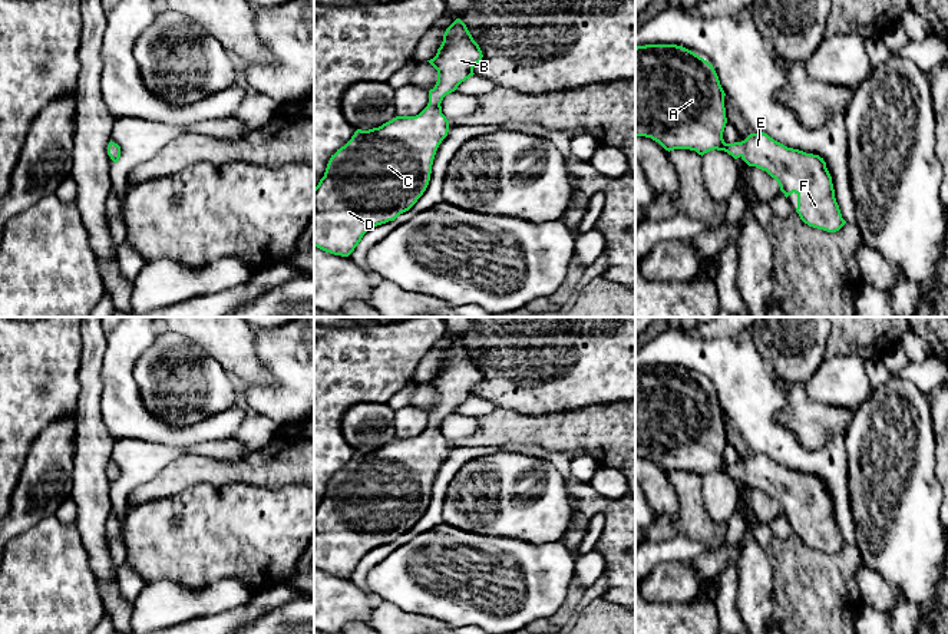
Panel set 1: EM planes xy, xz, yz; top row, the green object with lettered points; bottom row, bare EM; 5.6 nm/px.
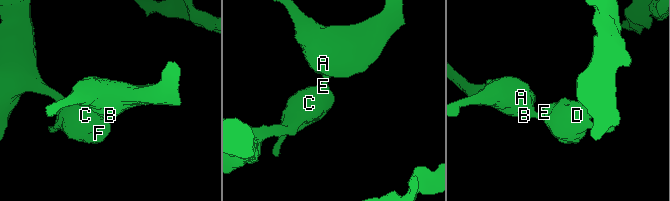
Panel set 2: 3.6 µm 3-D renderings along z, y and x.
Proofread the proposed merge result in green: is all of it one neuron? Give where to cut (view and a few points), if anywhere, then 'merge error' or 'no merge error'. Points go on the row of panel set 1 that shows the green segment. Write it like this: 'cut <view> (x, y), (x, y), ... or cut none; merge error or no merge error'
cut none; no merge error

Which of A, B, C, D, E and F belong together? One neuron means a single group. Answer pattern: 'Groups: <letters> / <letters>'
Groups: A B C D E F

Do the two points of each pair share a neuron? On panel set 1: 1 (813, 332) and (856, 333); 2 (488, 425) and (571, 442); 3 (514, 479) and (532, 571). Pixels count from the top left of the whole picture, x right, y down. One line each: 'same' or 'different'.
1: different
2: same
3: different

